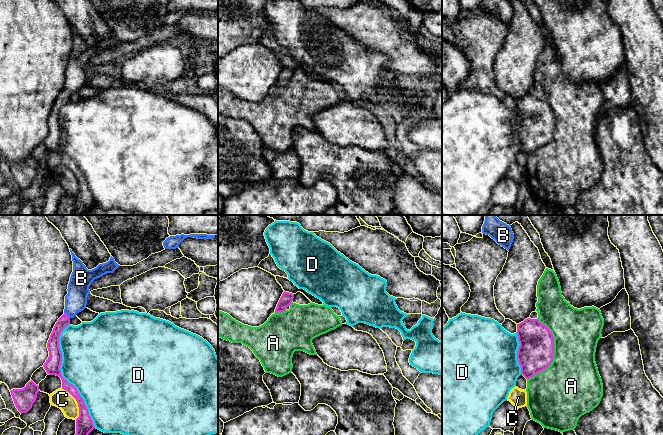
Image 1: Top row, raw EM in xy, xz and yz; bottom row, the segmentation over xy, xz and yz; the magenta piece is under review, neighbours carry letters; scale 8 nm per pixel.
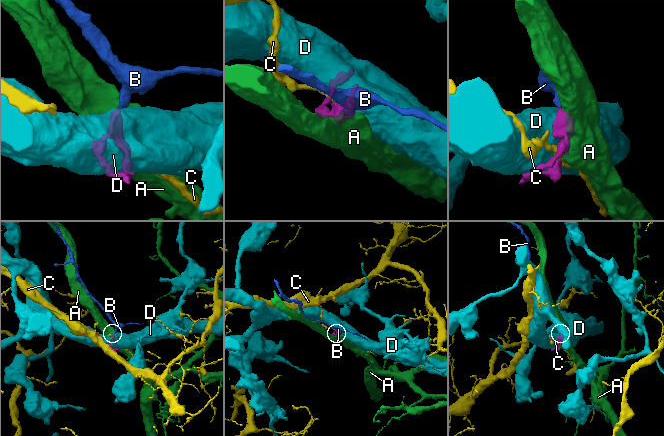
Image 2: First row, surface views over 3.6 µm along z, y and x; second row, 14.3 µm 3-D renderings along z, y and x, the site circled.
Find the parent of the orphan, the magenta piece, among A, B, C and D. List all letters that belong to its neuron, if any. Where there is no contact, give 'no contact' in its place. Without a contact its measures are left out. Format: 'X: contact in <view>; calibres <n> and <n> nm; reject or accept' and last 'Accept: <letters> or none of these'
A: contact in yz; calibres 280 and 400 nm; reject
B: contact in xy; calibres 90 and 180 nm; accept
C: contact in xy; calibres 140 and 150 nm; reject
D: contact in xy; calibres 130 and 440 nm; reject
Accept: B

